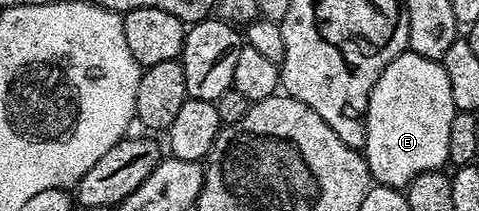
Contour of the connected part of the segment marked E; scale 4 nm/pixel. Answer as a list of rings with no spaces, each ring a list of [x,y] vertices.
[[[405,52],[390,60],[382,76],[378,76],[368,97],[366,136],[362,139],[364,146],[362,155],[369,166],[371,181],[395,190],[404,190],[420,174],[440,170],[448,162],[450,124],[456,113],[458,111],[454,104],[454,96],[450,92],[450,80],[437,59]]]

